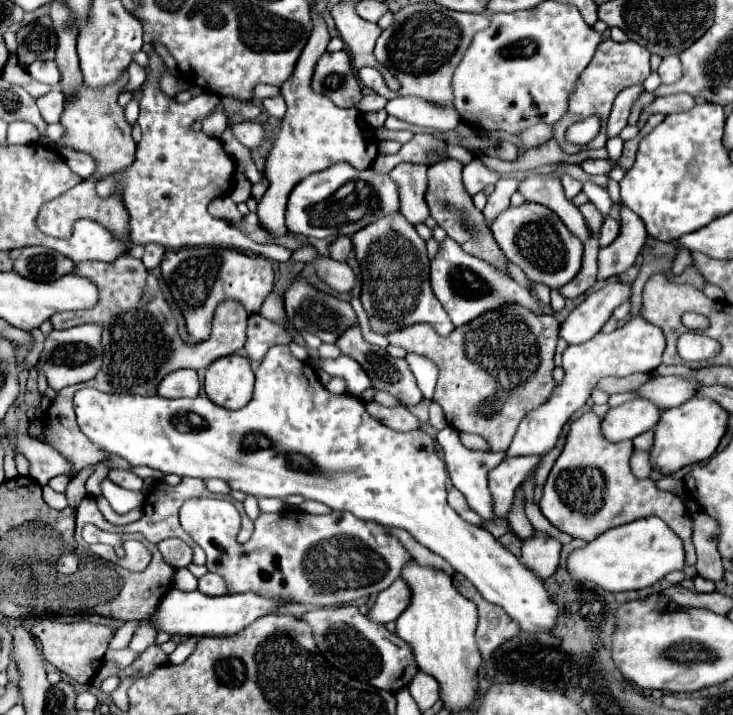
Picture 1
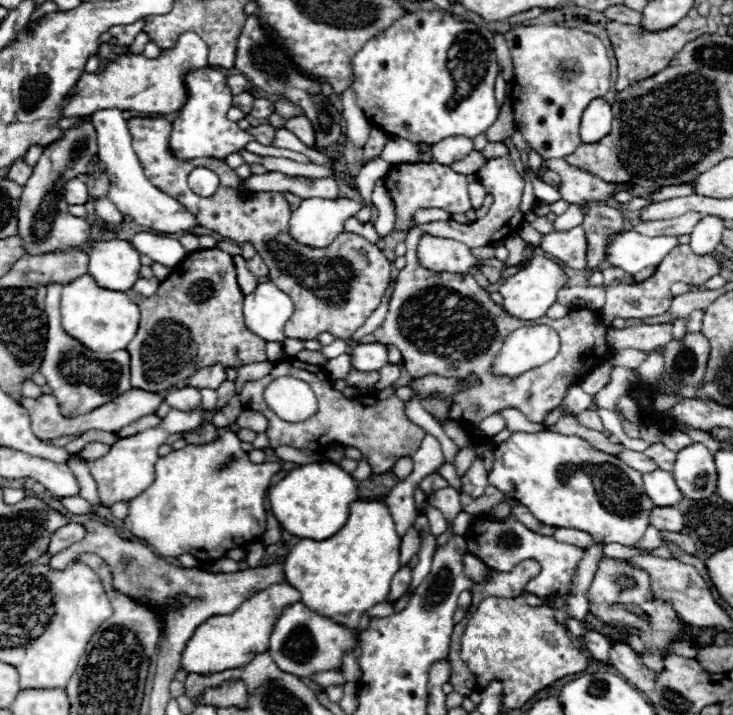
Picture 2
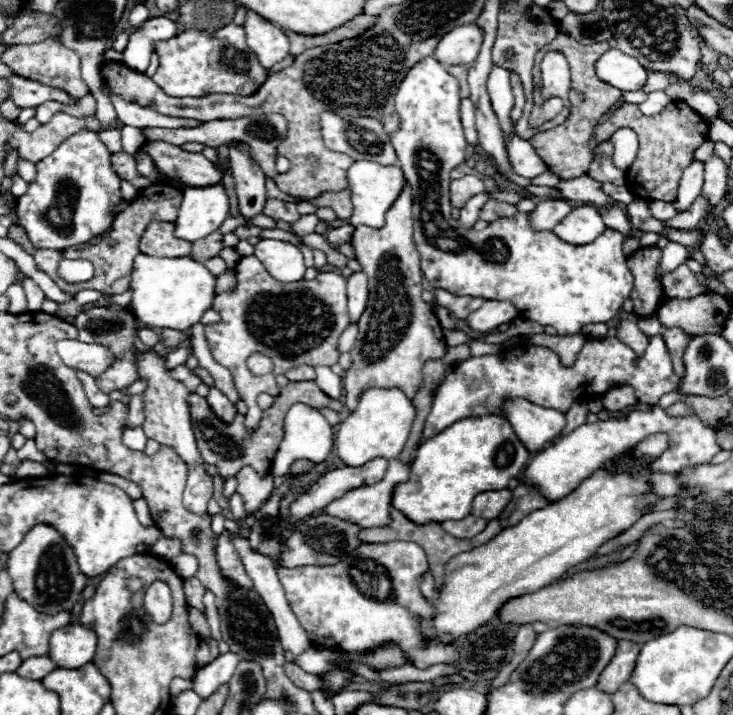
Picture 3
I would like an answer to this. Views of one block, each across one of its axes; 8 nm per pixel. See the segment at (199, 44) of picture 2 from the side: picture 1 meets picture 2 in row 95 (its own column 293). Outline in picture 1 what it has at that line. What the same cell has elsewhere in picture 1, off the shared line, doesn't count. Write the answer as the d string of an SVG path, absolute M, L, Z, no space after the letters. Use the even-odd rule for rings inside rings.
M312 6L312 18L314 18L312 36L308 38L308 44L302 50L302 56L296 64L294 74L280 88L288 110L282 118L280 134L274 140L274 148L266 160L266 178L270 184L268 184L268 190L264 192L264 196L256 208L260 222L274 236L284 236L284 232L288 232L288 228L284 224L286 202L288 202L292 188L302 178L306 178L312 172L320 172L320 170L324 170L336 162L348 162L354 168L368 168L378 156L378 140L374 138L372 128L366 122L364 122L364 128L360 128L362 114L358 110L338 108L326 96L312 92L310 82L312 82L312 72L316 66L316 60L320 60L320 56L326 52L326 46L330 42L330 34L326 30L326 24L316 14L314 6Z

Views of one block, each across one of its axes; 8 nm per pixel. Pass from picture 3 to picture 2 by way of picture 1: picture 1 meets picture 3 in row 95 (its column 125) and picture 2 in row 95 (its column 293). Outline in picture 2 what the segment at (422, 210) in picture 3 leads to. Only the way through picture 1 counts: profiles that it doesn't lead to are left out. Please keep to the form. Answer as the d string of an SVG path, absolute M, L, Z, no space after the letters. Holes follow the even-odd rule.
M414 12L414 14L408 14L406 18L394 22L386 32L378 34L376 38L368 40L366 46L362 50L358 50L350 62L352 66L352 76L354 76L354 82L352 82L352 90L356 90L356 104L360 106L360 110L364 112L364 116L374 124L378 126L382 132L386 132L388 136L398 136L398 138L406 138L410 142L440 142L448 136L468 136L468 138L476 138L478 134L486 132L498 118L498 102L494 98L494 82L496 82L496 76L498 76L498 60L496 60L496 52L492 48L492 32L486 30L484 26L480 24L472 24L472 22L458 22L454 20L452 16L448 14L442 14L442 12Z

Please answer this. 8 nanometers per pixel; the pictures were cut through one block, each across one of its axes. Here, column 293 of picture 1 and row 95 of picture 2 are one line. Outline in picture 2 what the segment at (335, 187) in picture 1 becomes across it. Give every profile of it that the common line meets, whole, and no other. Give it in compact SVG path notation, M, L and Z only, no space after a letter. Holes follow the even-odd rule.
M202 68L196 72L190 72L186 76L186 86L190 92L190 98L186 106L180 110L180 116L172 122L172 134L168 148L172 156L180 160L192 160L192 158L204 158L204 156L216 156L226 158L228 154L244 148L246 142L254 140L246 131L240 130L236 122L230 122L226 118L228 108L232 108L232 92L226 86L226 76L218 72L216 68Z

